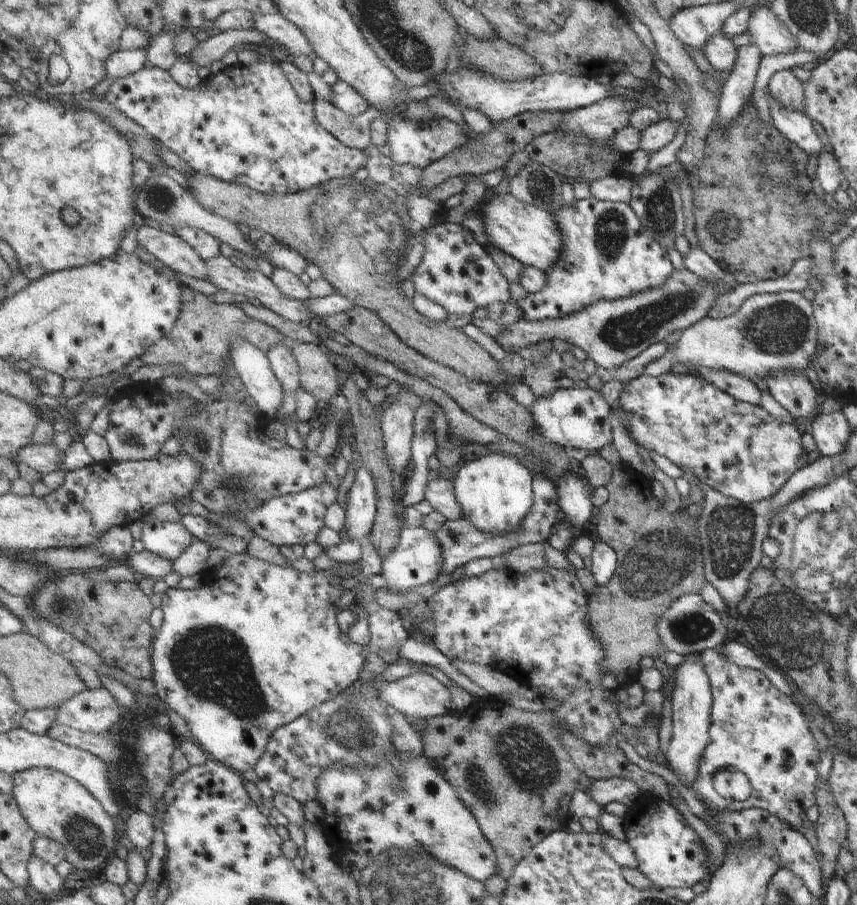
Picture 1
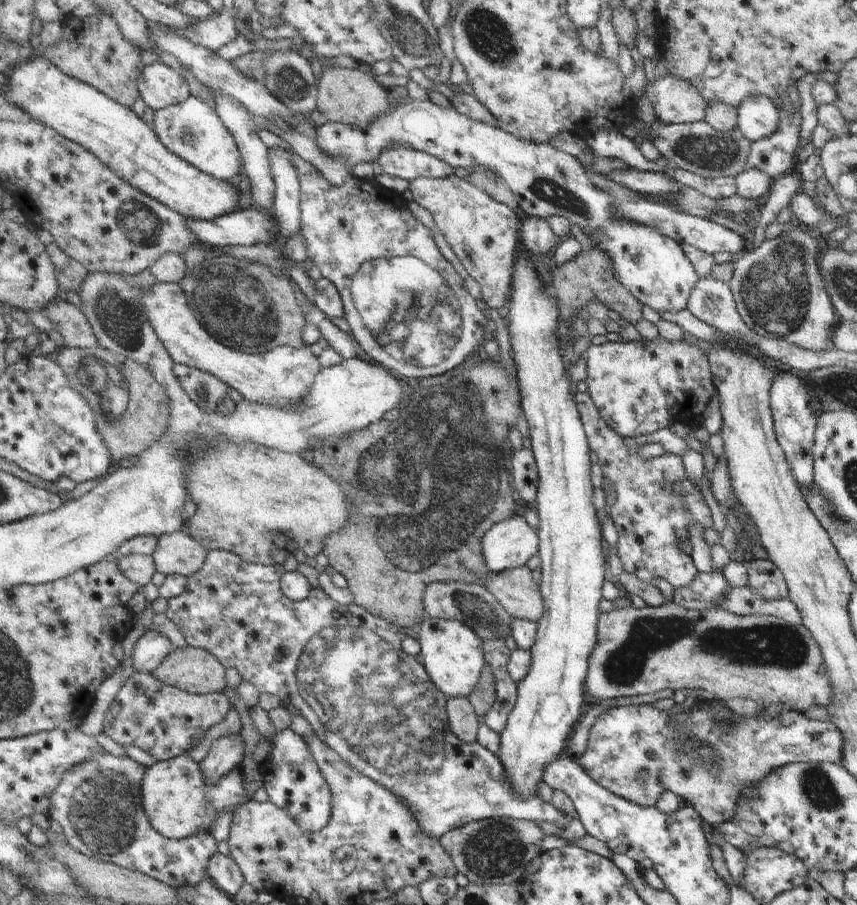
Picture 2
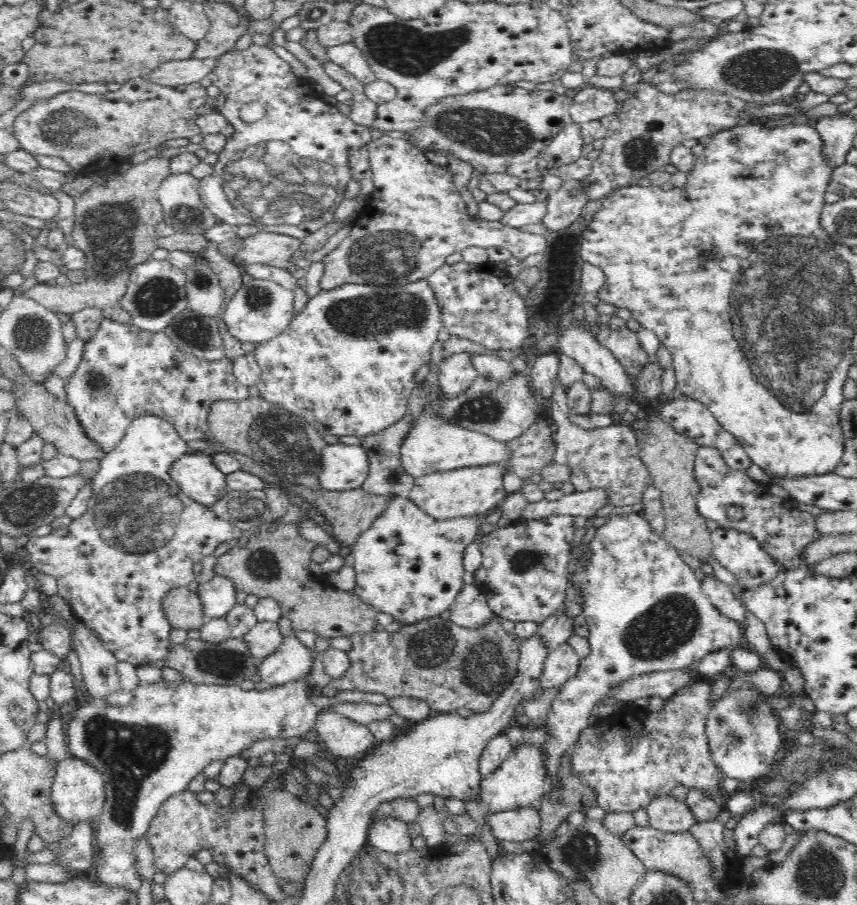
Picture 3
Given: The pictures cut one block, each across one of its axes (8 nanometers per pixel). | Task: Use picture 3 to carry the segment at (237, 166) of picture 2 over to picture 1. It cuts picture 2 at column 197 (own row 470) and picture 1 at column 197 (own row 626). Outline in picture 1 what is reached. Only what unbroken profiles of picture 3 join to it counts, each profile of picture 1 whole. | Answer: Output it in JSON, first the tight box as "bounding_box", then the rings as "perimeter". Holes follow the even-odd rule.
{"bounding_box":[105,54,369,195],"perimeter":[[[274,54],[254,64],[234,64],[223,72],[212,74],[206,84],[196,89],[183,88],[169,70],[154,67],[117,79],[105,98],[131,120],[142,124],[161,144],[176,152],[197,173],[243,185],[268,195],[300,193],[337,177],[354,177],[356,182],[369,174],[364,150],[343,144],[323,128],[316,116],[314,103],[305,103],[291,86]]]}

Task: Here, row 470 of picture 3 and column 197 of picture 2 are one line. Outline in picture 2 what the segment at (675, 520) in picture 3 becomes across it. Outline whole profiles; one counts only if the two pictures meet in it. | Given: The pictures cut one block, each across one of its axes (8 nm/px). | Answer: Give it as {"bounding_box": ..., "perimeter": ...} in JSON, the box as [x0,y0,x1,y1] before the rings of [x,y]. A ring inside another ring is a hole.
{"bounding_box":[152,645,227,694],"perimeter":[[[189,645],[187,648],[179,649],[177,646],[171,654],[152,672],[165,684],[183,689],[191,694],[221,693],[227,688],[227,670],[216,656],[205,649],[198,649]]]}

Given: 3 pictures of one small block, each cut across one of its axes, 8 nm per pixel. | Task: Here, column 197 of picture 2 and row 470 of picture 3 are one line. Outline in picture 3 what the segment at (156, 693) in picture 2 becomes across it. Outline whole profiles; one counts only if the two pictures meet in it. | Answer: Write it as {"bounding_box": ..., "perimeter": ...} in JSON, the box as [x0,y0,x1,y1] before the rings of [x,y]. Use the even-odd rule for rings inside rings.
{"bounding_box":[695,447,823,570],"perimeter":[[[698,447],[695,459],[695,479],[700,485],[698,512],[705,519],[717,522],[720,527],[735,528],[754,536],[784,570],[802,567],[808,546],[823,535],[816,528],[815,516],[794,507],[791,498],[772,494],[770,484],[758,484],[744,470],[730,468],[716,448]]]}

